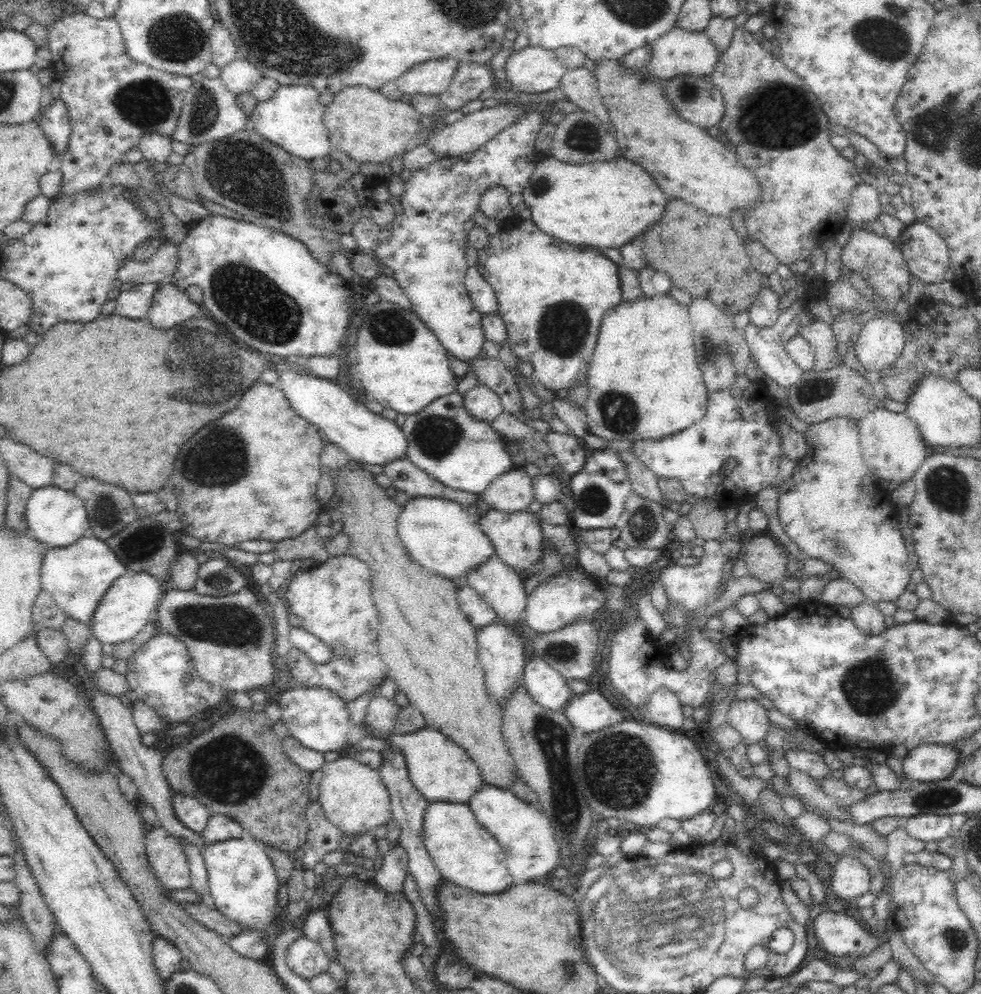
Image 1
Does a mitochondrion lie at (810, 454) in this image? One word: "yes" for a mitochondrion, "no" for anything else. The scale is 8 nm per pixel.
no

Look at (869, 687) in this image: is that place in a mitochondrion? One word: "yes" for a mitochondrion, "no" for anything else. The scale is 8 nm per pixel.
yes

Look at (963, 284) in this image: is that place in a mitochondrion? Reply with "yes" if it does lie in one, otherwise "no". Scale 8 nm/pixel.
no

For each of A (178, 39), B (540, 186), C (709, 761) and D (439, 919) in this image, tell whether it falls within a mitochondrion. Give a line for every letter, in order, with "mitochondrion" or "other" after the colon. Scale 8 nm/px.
A: mitochondrion
B: mitochondrion
C: other
D: other

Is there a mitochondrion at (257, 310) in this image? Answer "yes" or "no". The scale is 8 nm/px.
yes

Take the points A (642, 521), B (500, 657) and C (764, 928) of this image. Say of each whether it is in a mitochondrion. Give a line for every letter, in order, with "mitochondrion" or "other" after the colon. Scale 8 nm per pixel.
A: mitochondrion
B: other
C: other

